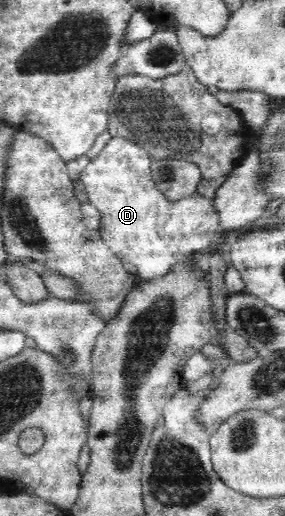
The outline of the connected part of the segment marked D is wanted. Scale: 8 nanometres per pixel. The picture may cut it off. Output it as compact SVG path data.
M112 137L82 171L80 180L86 186L89 201L106 214L102 218L99 234L108 244L110 250L120 256L122 262L130 262L138 269L139 281L160 278L177 264L191 259L194 252L210 246L220 231L219 214L214 201L204 198L197 192L188 198L172 202L162 194L151 177L151 162L154 158L141 146L130 142L124 137Z

